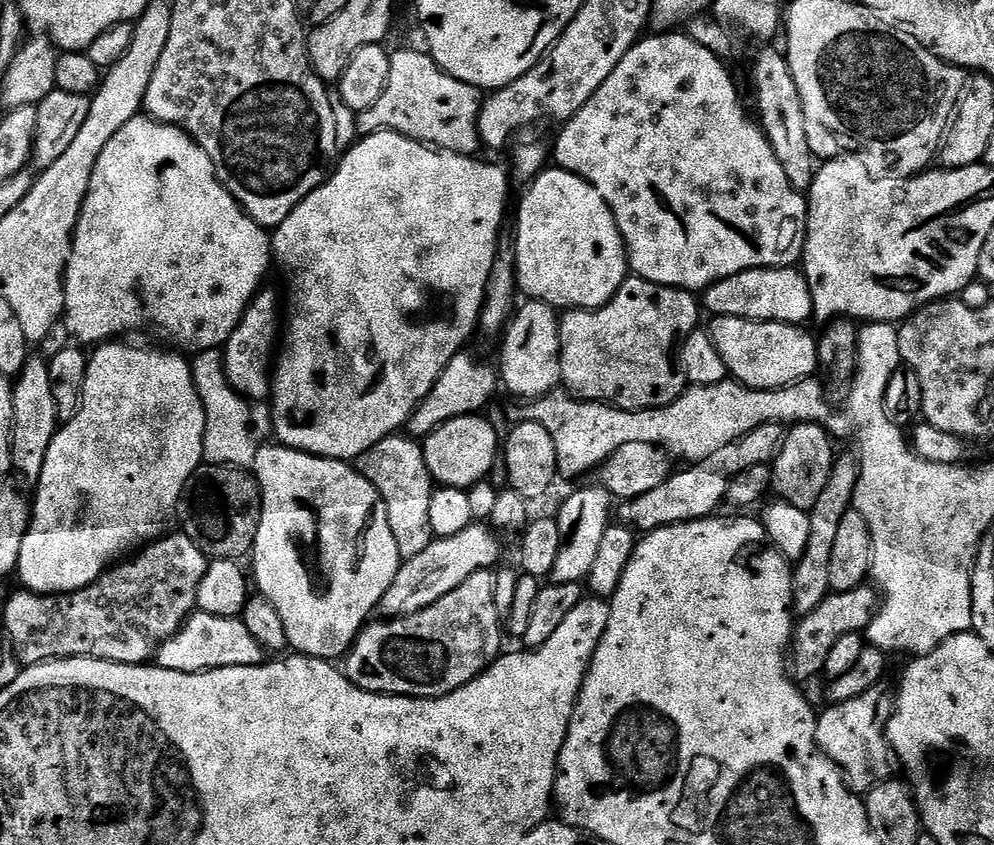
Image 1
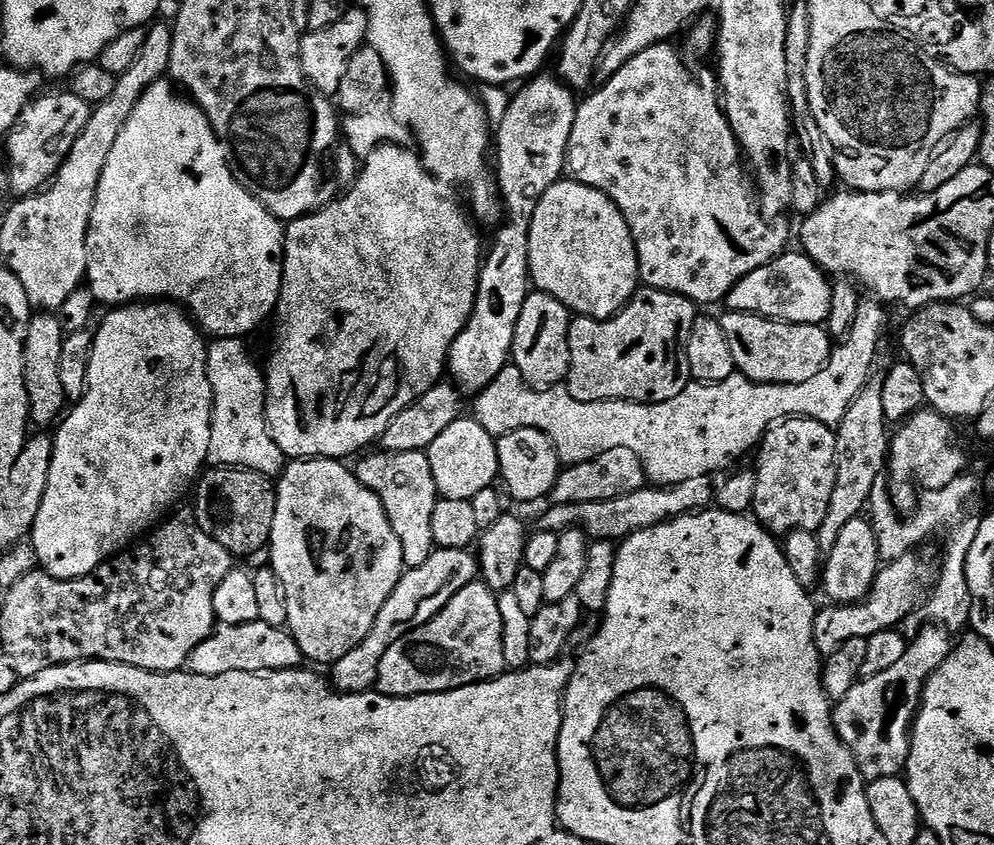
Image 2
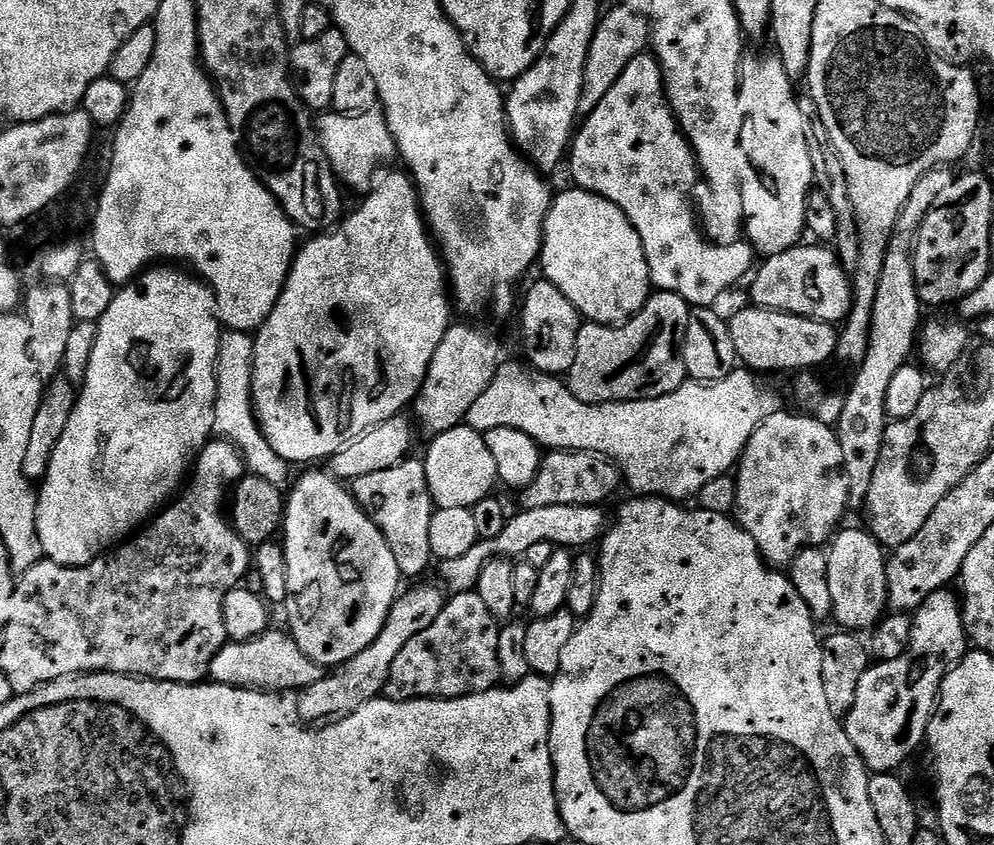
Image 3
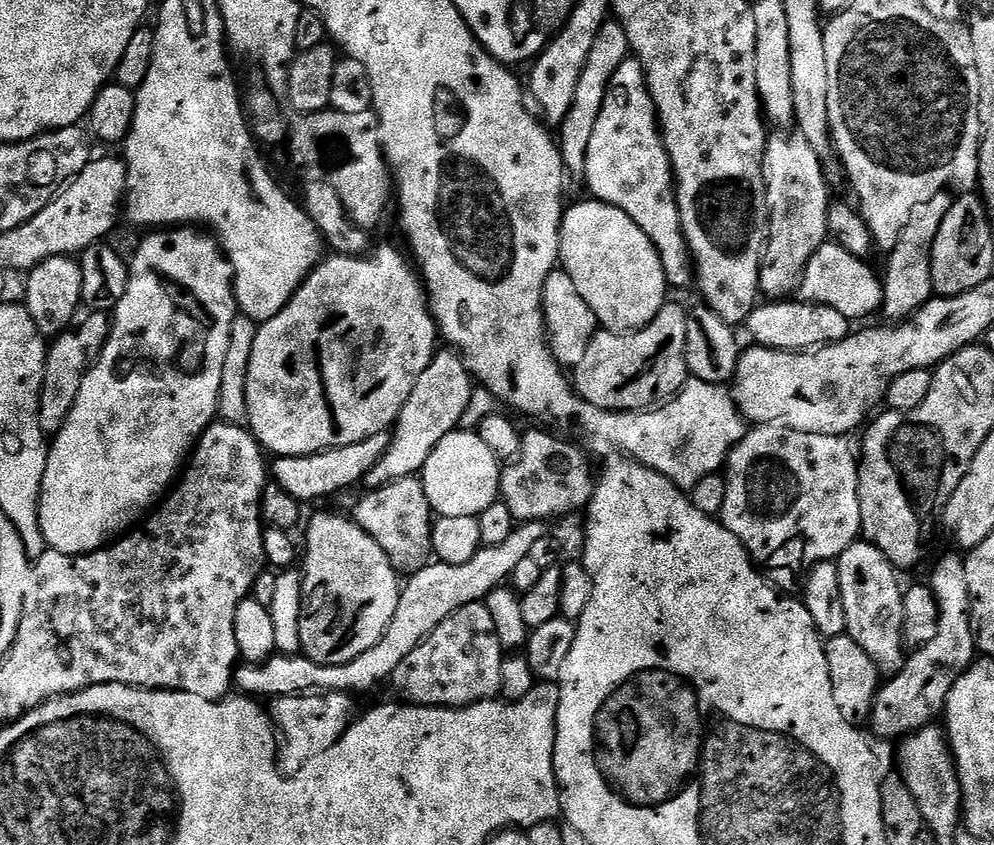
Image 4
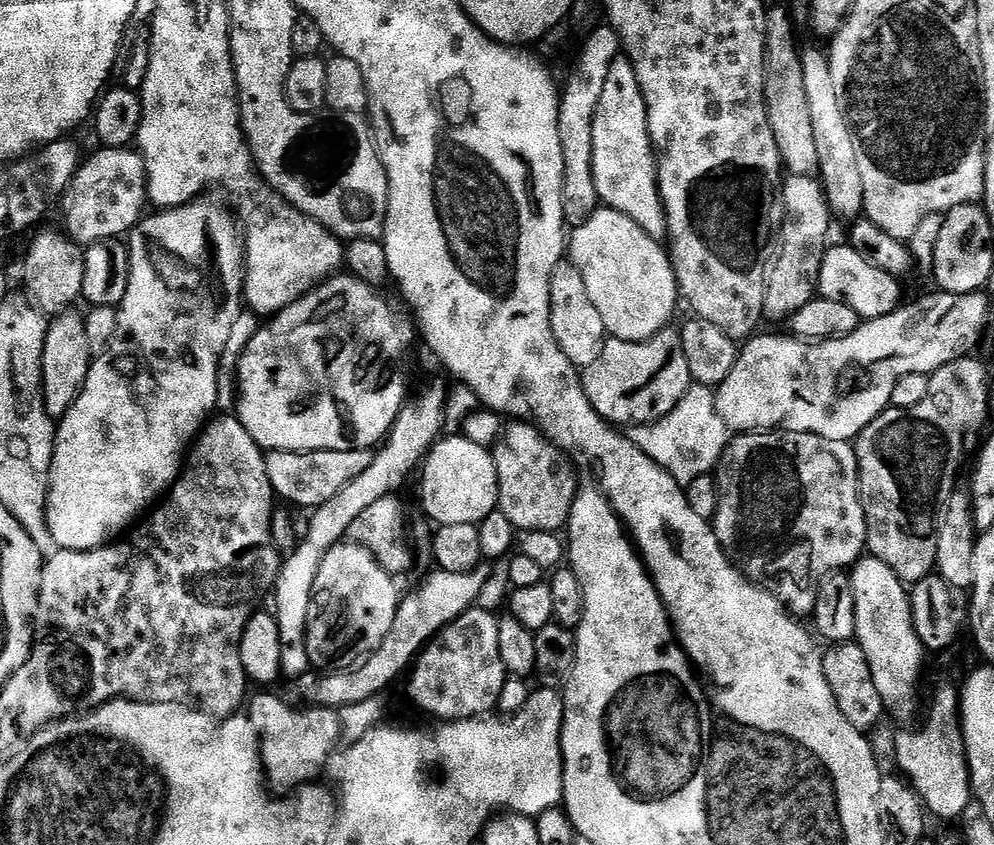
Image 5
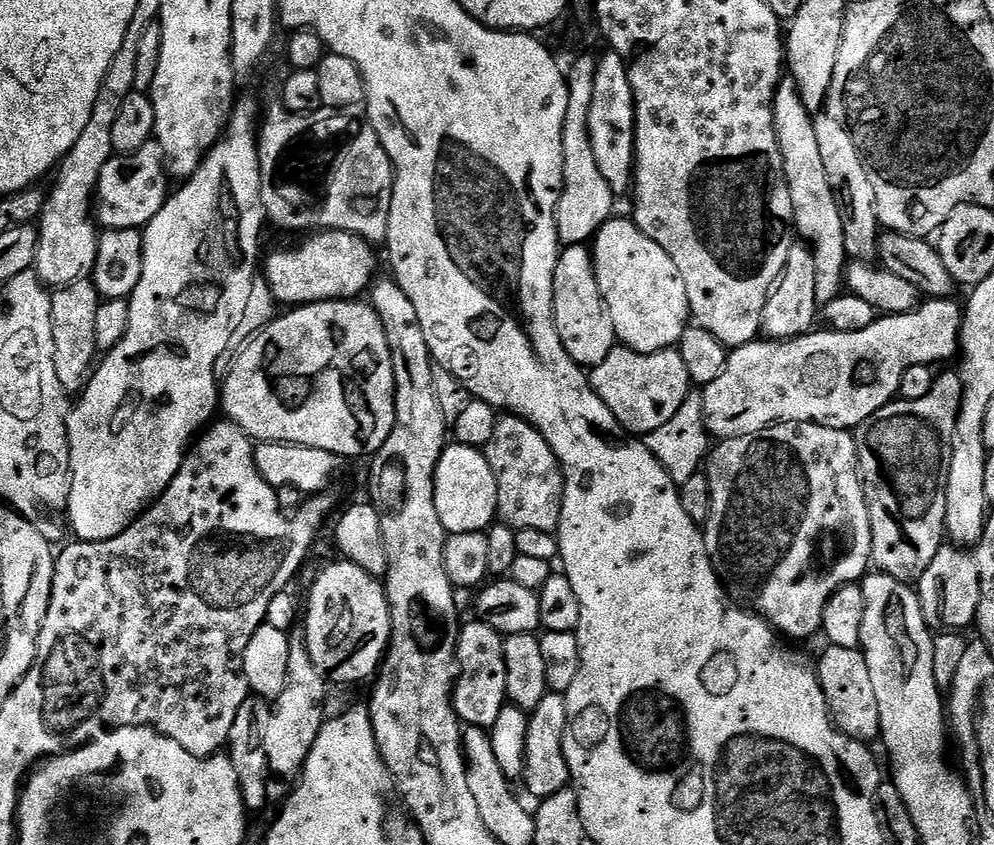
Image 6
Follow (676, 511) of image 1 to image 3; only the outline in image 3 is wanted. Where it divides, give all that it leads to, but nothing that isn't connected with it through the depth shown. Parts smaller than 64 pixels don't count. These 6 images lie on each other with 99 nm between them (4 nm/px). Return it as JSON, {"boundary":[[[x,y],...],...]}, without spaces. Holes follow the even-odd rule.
{"boundary":[[[587,504],[586,506],[538,506],[537,508],[521,507],[520,512],[513,511],[508,518],[508,525],[502,529],[498,538],[479,540],[470,546],[462,558],[450,558],[439,561],[440,576],[445,580],[453,593],[470,592],[475,589],[483,568],[496,557],[524,558],[538,542],[550,542],[564,550],[584,550],[595,545],[609,527],[610,520],[604,517],[603,507]]]}

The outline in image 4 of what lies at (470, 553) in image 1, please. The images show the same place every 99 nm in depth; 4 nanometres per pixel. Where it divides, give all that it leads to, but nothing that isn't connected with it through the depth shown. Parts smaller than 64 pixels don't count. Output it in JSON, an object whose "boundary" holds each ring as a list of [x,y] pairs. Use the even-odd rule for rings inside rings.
{"boundary":[[[322,692],[319,694],[305,694],[302,696],[275,697],[275,699],[271,701],[273,709],[271,708],[270,715],[272,718],[273,725],[279,726],[278,732],[279,732],[279,735],[282,737],[282,743],[279,745],[279,748],[278,748],[279,767],[283,769],[285,773],[295,774],[299,772],[301,768],[304,768],[306,766],[306,762],[310,762],[310,758],[314,758],[315,756],[317,756],[318,754],[322,754],[326,750],[330,750],[330,746],[334,746],[336,743],[338,743],[339,740],[342,738],[342,734],[346,731],[346,729],[348,729],[348,725],[353,723],[353,720],[354,720],[354,715],[352,716],[352,711],[355,710],[356,704],[352,700],[355,700],[355,699],[353,699],[353,697],[346,692]]]}

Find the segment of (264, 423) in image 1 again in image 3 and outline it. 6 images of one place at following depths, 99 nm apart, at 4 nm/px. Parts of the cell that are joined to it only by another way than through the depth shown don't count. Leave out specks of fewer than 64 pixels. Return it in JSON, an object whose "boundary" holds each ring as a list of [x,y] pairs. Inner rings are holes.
{"boundary":[[[228,330],[221,335],[216,363],[216,405],[212,430],[219,439],[228,440],[240,451],[245,469],[251,475],[266,478],[266,482],[271,482],[273,486],[284,490],[293,483],[294,475],[292,476],[291,472],[293,469],[289,461],[282,459],[278,450],[270,446],[266,434],[260,428],[260,421],[256,418],[256,409],[252,402],[252,367],[255,349],[256,341],[249,333]]]}

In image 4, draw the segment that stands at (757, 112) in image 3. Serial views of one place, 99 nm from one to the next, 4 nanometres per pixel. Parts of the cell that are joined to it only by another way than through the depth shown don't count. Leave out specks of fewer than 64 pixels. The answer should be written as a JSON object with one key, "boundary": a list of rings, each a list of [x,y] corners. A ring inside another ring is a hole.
{"boundary":[[[803,138],[776,140],[764,149],[764,199],[767,204],[766,229],[768,243],[764,249],[764,263],[760,266],[760,290],[768,298],[788,298],[797,291],[800,275],[810,258],[829,239],[828,206],[830,185],[824,175],[824,166]]]}

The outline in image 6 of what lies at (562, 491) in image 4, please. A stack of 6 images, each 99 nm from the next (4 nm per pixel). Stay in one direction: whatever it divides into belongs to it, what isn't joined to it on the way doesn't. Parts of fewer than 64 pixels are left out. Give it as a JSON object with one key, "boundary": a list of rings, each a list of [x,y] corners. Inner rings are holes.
{"boundary":[[[504,414],[497,419],[483,454],[498,482],[496,511],[499,519],[509,528],[555,533],[560,527],[564,501],[564,472],[546,438],[542,438],[542,434],[521,416]]]}

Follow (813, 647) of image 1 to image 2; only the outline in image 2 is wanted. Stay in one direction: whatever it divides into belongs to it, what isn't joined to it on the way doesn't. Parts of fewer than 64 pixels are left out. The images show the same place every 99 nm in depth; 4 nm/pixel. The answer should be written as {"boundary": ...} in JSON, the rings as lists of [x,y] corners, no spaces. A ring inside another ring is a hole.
{"boundary":[[[919,551],[902,554],[897,560],[887,561],[877,572],[872,589],[858,604],[838,604],[821,607],[816,614],[812,642],[821,657],[827,658],[836,653],[837,647],[848,640],[868,637],[879,631],[899,629],[900,623],[916,608],[916,603],[925,599],[934,580],[934,570],[919,556]]]}

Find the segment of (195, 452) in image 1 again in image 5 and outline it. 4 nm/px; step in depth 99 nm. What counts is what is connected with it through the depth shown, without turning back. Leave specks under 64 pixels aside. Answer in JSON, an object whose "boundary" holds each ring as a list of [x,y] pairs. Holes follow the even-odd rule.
{"boundary":[[[201,194],[189,204],[183,204],[177,208],[157,211],[155,213],[157,216],[149,215],[138,225],[138,232],[141,232],[140,240],[144,243],[144,248],[133,247],[130,252],[132,261],[130,282],[119,315],[118,332],[120,336],[124,335],[124,341],[120,344],[120,353],[116,357],[104,356],[101,360],[100,357],[93,359],[84,389],[81,390],[76,402],[70,406],[70,410],[59,421],[56,429],[56,450],[53,456],[48,496],[48,524],[51,533],[54,534],[57,549],[70,552],[90,552],[94,548],[105,547],[113,538],[119,537],[116,536],[119,532],[127,533],[141,519],[140,512],[147,513],[180,479],[186,467],[186,457],[194,441],[199,437],[205,425],[209,423],[210,417],[213,415],[211,412],[216,408],[216,399],[220,396],[224,347],[230,342],[234,322],[238,322],[246,304],[244,295],[246,240],[233,209],[231,212],[218,197],[208,195]]]}

